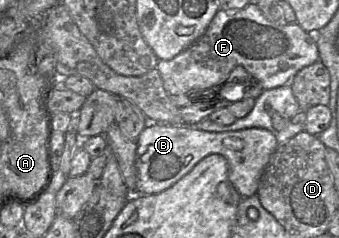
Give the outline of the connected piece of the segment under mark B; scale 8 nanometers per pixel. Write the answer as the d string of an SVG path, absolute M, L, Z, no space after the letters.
M149 122L146 127L142 130L140 133L138 140L137 140L137 149L136 149L136 160L135 160L135 166L137 169L137 184L136 184L136 191L131 193L137 193L137 194L156 194L159 193L173 184L175 184L177 181L179 181L184 175L186 175L199 161L201 161L204 157L210 154L221 154L223 155L228 163L228 176L229 180L237 190L237 192L240 194L242 198L244 197L251 197L254 194L257 194L258 187L259 187L259 181L262 176L262 173L264 171L264 168L269 162L269 159L271 155L275 152L278 142L275 138L275 136L268 130L263 128L246 128L242 130L237 131L226 131L226 132L209 132L209 131L203 131L201 129L196 128L194 125L171 125L171 124L164 124L164 123L158 123L158 122Z

